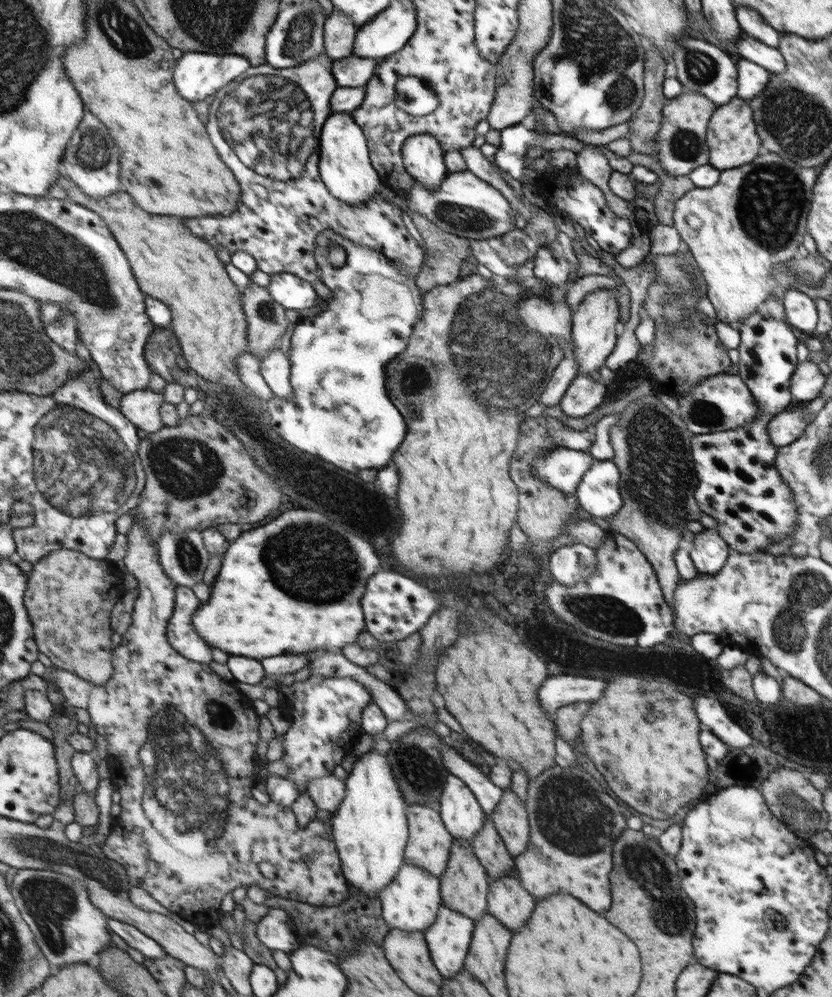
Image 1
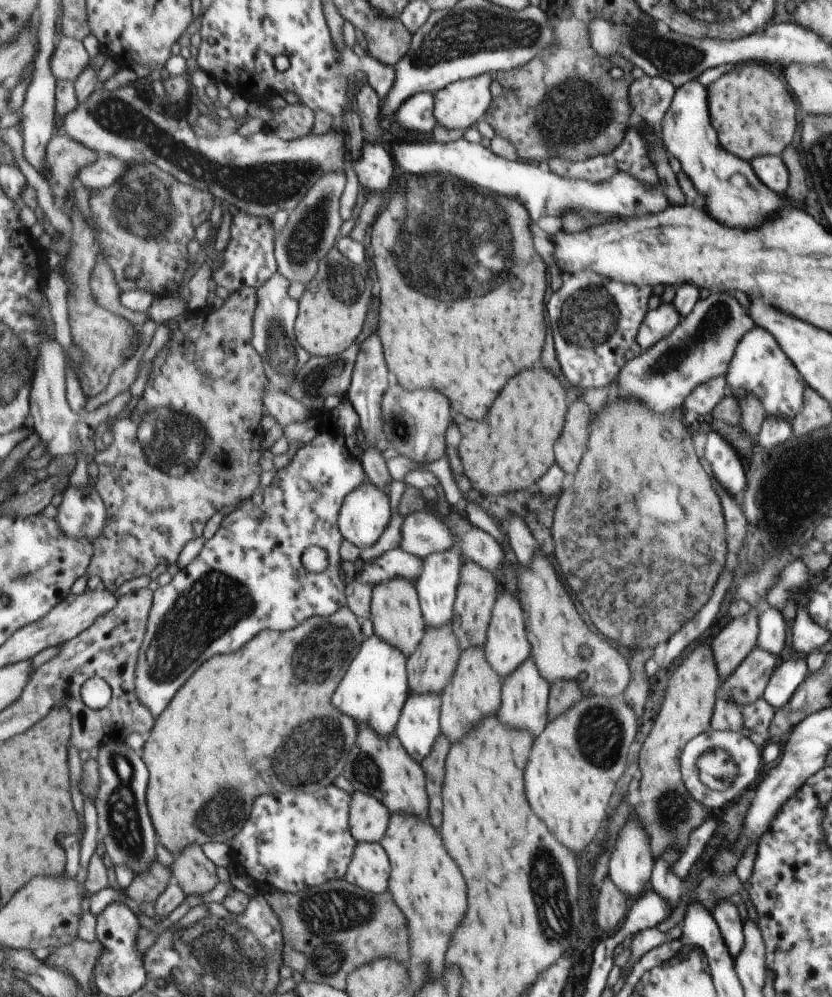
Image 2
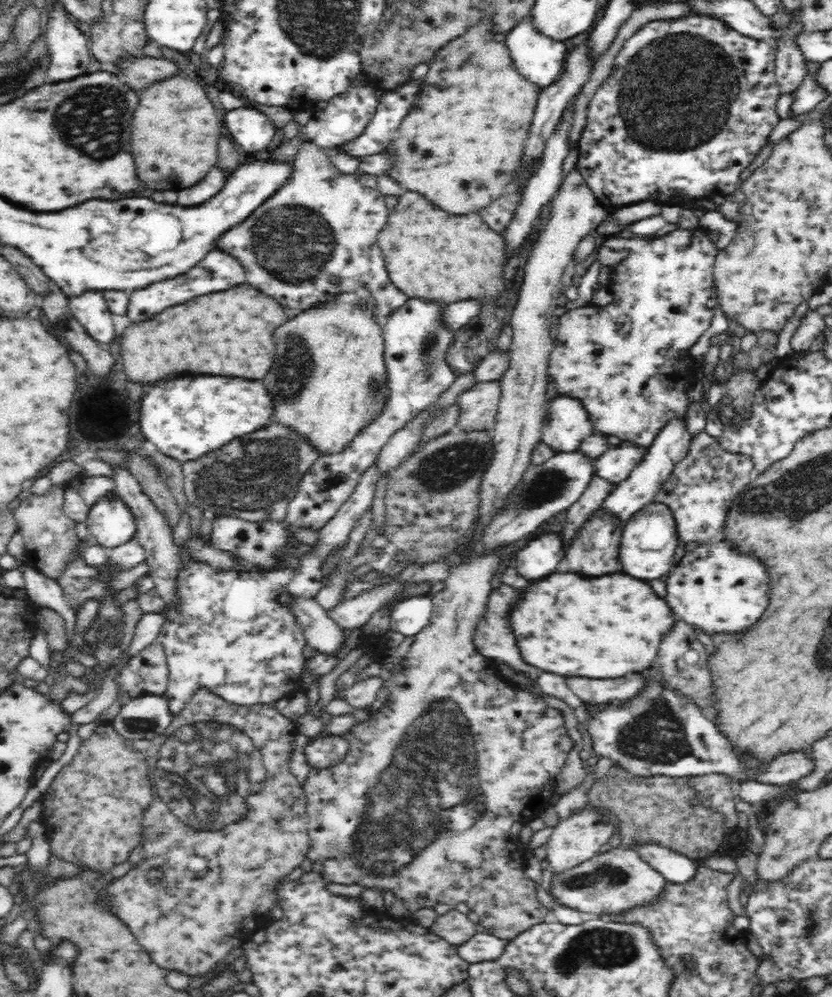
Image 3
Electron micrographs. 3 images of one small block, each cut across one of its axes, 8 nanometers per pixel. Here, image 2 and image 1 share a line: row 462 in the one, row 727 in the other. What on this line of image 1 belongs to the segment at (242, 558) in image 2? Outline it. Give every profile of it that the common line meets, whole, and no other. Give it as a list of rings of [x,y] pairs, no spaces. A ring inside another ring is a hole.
[[[311,676],[310,680],[295,682],[292,686],[294,690],[293,705],[284,700],[281,707],[286,718],[291,721],[290,729],[283,736],[285,738],[284,747],[286,747],[286,756],[283,760],[291,767],[288,778],[299,784],[301,794],[304,795],[311,791],[311,782],[315,778],[326,778],[329,774],[335,773],[336,768],[344,762],[351,749],[353,739],[363,732],[361,728],[363,710],[374,700],[372,693],[362,684],[358,684],[354,678]]]

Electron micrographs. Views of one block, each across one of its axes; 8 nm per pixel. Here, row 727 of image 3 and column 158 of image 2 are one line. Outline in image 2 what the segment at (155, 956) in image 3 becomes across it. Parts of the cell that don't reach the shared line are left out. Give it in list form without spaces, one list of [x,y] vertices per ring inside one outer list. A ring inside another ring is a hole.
[[[154,162],[130,165],[130,172],[124,174],[114,186],[94,190],[92,196],[92,212],[94,220],[97,220],[101,253],[114,268],[120,288],[126,292],[144,290],[158,298],[174,295],[174,292],[182,286],[184,276],[187,275],[186,271],[192,268],[196,260],[190,255],[188,244],[196,240],[196,230],[207,220],[211,220],[216,196],[210,190],[200,190],[196,186],[180,182],[176,176],[162,170]],[[132,264],[138,264],[143,270],[138,280],[130,280],[126,274]]]

